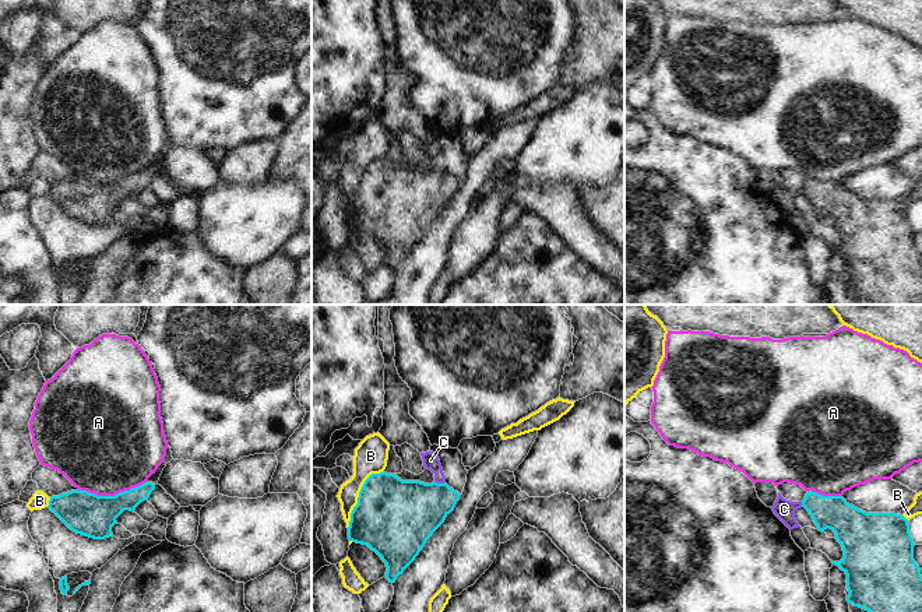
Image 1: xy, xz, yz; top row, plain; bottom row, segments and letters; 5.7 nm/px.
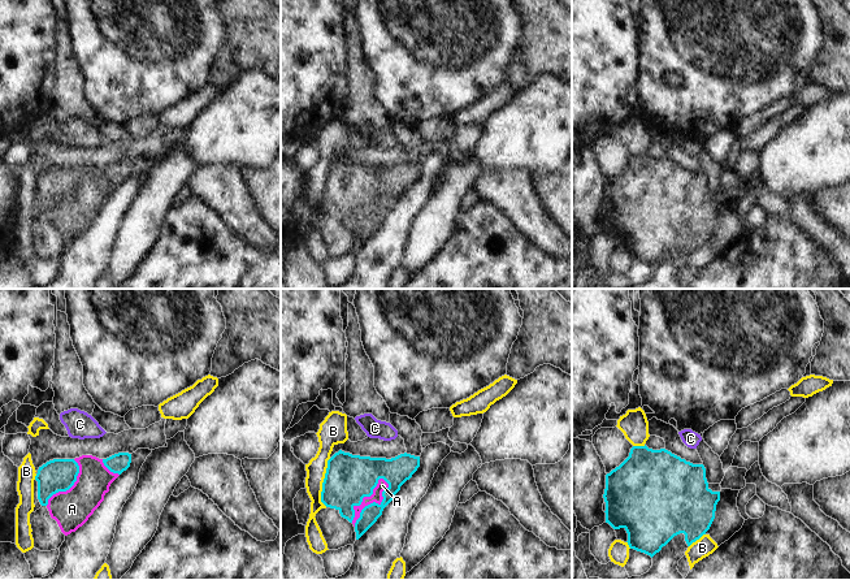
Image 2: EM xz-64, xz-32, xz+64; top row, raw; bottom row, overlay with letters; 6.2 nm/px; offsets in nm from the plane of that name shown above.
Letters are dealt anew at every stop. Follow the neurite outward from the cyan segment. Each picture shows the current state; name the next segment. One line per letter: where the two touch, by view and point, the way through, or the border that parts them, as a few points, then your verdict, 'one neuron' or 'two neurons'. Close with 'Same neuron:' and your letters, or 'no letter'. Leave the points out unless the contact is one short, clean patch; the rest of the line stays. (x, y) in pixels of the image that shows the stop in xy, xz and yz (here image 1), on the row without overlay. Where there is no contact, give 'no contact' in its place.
A: contact xy (112, 183); two neurons
B: contact xz (359, 182); two neurons
C: contact xz (440, 171); border xz (435, 168), (444, 169); two neurons
Same neuron: no letter

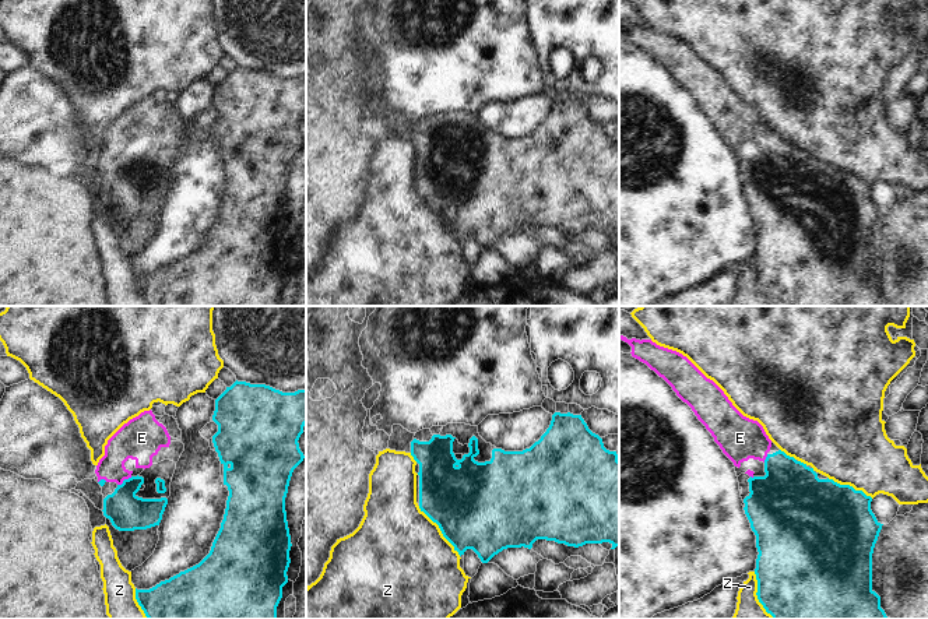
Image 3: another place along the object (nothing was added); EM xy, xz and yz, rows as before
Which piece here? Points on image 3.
E: contact xy (125, 166); way xy (126, 199), (125, 166), (120, 146), (140, 126); one neuron
Z: contact xz (440, 217); two neurons
Same neuron: E

